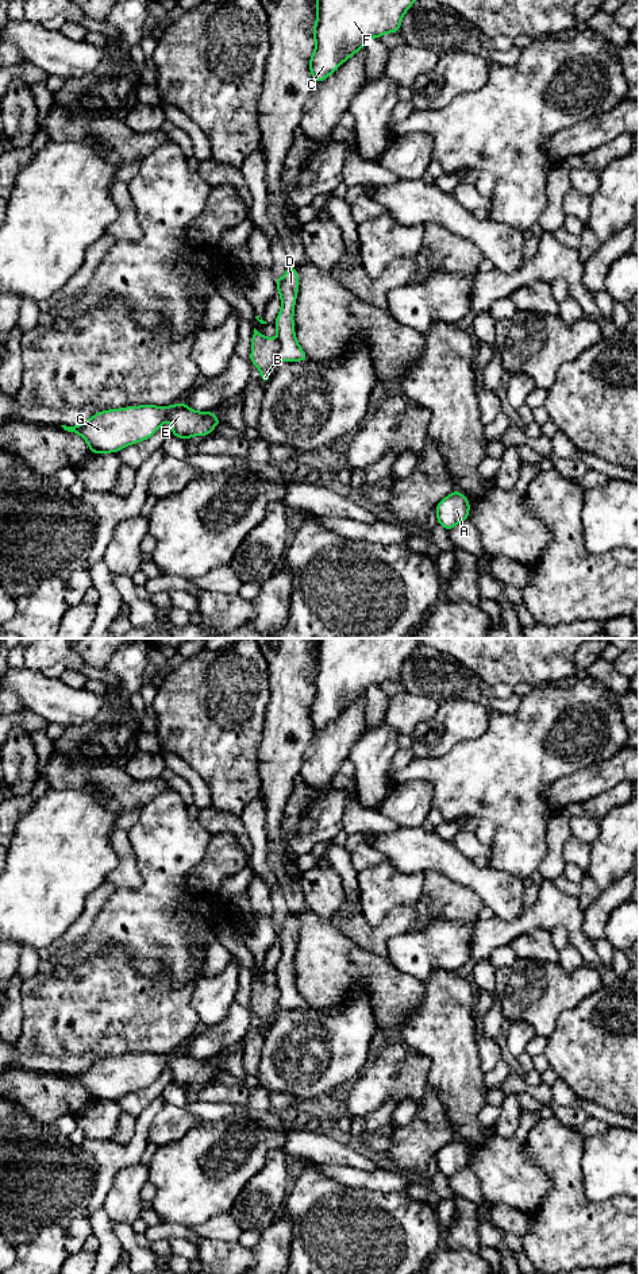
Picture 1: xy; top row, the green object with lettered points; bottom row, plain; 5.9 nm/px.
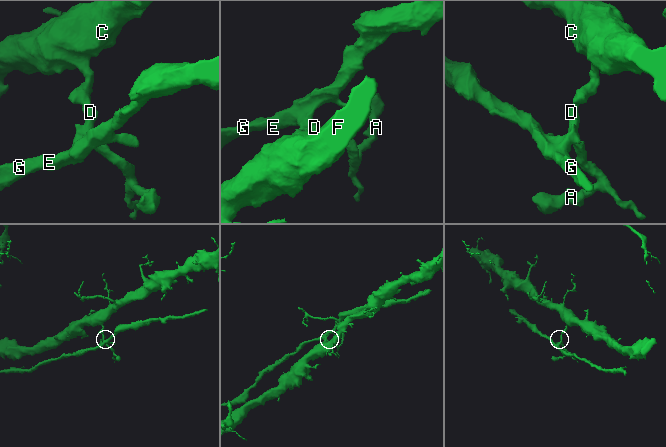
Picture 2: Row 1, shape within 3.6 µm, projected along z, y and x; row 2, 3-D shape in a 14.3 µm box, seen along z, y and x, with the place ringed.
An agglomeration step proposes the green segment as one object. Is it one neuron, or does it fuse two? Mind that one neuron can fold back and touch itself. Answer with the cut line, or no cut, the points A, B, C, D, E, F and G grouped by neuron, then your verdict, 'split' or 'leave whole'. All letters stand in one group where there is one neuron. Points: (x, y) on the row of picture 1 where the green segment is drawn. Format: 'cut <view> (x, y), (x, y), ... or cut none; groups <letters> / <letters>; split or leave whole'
cut xy (276, 339), (280, 361); groups A C D F / B E G; split

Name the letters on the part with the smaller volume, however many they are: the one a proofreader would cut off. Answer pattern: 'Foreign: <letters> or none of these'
Foreign: B, E, G

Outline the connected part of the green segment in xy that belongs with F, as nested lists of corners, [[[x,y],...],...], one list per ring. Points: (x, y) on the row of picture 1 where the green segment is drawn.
[[[316,0],[315,51],[309,58],[313,82],[322,82],[363,49],[372,38],[400,32],[401,19],[416,0]]]

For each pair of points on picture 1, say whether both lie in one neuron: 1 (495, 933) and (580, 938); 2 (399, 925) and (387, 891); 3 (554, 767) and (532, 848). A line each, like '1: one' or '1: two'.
1: one
2: two
3: one

